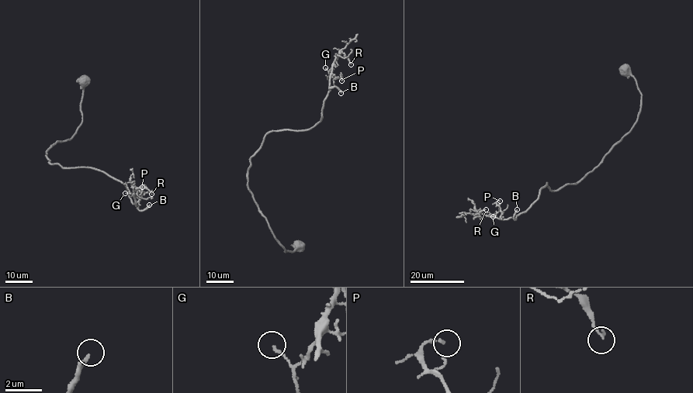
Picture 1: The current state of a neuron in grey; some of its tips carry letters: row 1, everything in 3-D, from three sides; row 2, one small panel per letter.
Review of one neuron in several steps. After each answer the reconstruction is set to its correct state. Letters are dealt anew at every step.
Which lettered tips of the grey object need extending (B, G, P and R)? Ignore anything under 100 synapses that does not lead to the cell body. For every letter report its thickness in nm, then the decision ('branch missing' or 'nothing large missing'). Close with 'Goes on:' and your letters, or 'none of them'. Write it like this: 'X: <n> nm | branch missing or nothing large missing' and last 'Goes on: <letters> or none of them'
B: 280 nm | branch missing
G: 120 nm | nothing large missing
P: 160 nm | nothing large missing
R: 140 nm | nothing large missing
Goes on: B

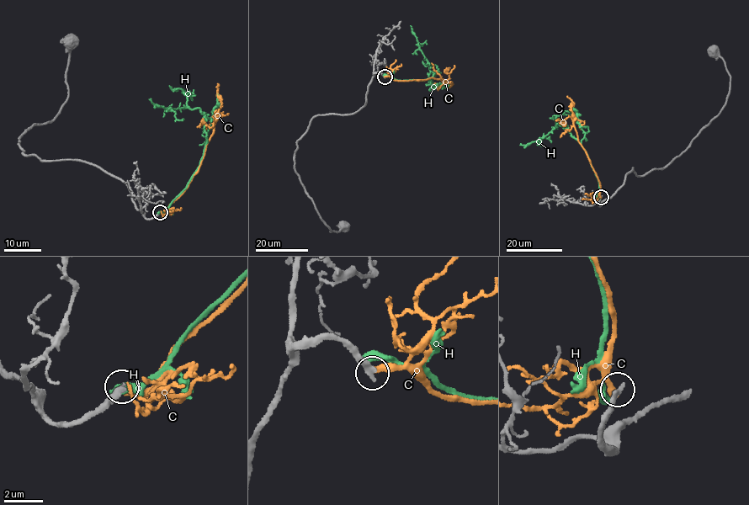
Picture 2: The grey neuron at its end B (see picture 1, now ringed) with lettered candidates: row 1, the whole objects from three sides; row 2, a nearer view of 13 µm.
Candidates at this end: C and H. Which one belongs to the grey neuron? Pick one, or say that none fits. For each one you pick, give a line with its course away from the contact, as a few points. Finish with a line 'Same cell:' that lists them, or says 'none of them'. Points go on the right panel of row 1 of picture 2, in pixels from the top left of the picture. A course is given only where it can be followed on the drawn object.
Same cell: none of them

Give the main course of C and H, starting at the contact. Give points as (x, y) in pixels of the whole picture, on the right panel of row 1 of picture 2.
C: (601, 198), (598, 179), (578, 140), (571, 100), (566, 96)
H: (599, 199), (597, 176), (588, 156), (563, 126), (558, 124), (544, 138), (519, 145)

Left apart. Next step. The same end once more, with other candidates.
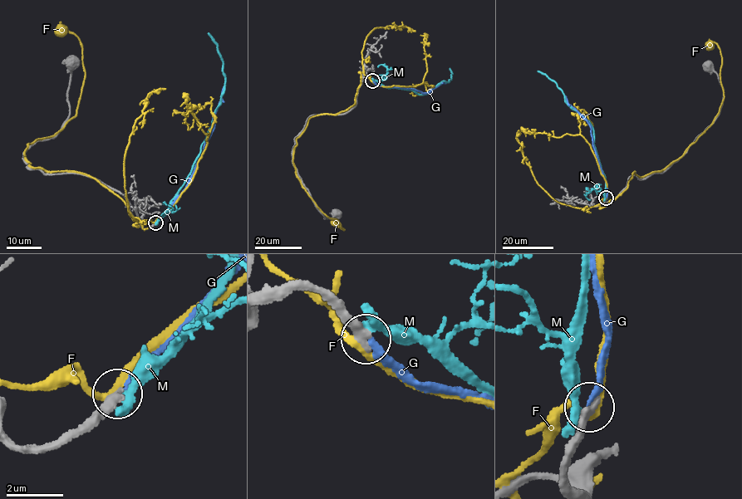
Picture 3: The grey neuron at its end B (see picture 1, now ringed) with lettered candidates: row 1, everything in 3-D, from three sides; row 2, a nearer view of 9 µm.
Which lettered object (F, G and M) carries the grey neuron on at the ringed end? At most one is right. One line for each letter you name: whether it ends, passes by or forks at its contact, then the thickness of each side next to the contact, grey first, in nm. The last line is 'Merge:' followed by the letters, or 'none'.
G: it ends | 360/240 nm
Merge: G

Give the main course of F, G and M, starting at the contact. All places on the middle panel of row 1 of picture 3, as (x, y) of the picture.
F: (372, 81), (359, 72), (355, 105), (310, 117), (296, 139), (296, 176), (344, 230), (331, 219)
G: (373, 81), (376, 85), (410, 88), (424, 94), (445, 83)
M: (372, 80), (385, 87), (410, 90), (422, 95), (442, 82), (449, 80), (452, 73), (449, 68)

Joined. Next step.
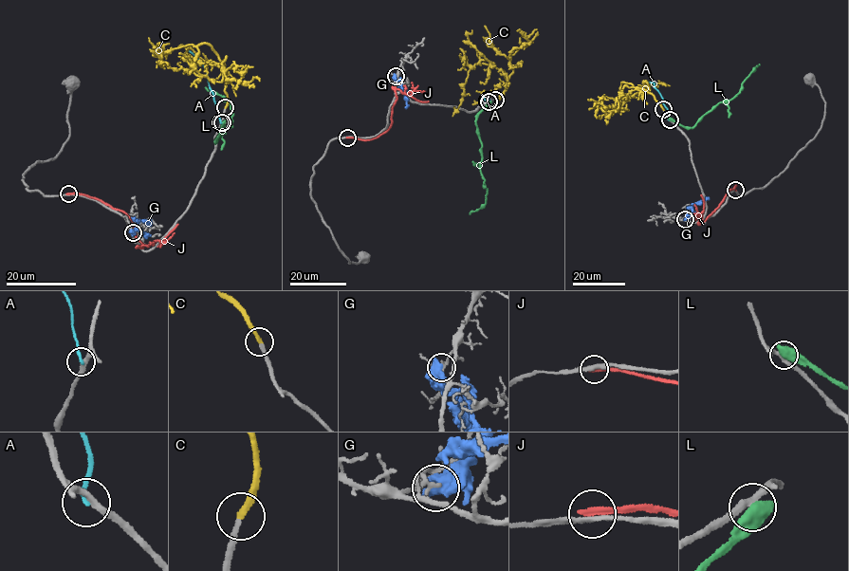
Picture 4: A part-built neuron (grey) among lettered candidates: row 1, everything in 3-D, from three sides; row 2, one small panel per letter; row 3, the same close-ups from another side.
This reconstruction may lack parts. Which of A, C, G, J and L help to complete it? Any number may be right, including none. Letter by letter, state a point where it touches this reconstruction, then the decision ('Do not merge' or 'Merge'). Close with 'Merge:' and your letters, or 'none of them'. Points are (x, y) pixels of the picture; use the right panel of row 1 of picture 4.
A: Touches grey at (669, 119). Do not merge
C: Touches grey at (663, 109). Merge
G: Touches grey at (685, 219). Do not merge
J: Touches grey at (735, 190). Do not merge
L: Touches grey at (670, 119). Do not merge
Merge: C

